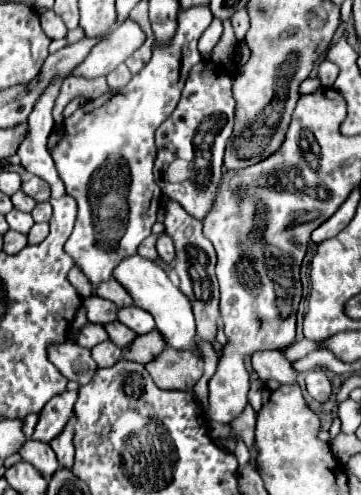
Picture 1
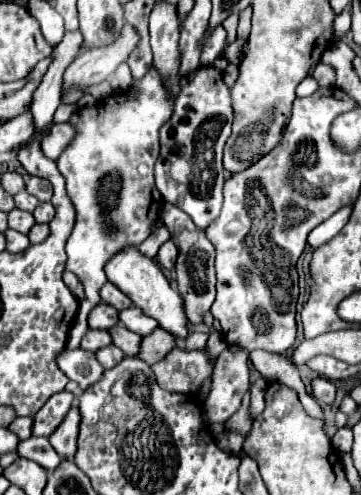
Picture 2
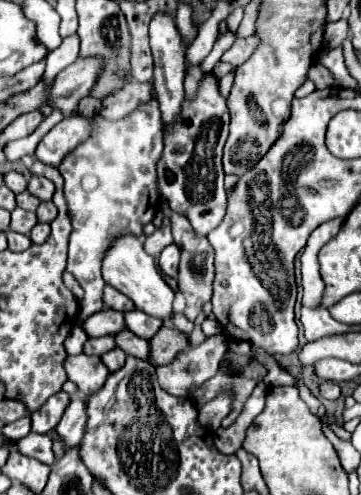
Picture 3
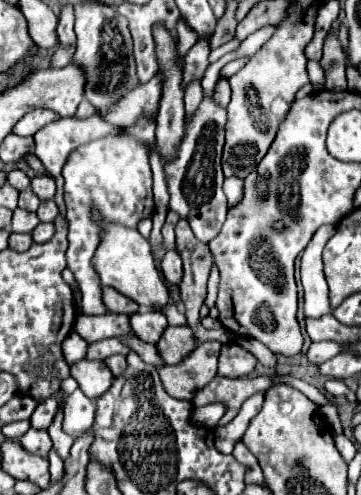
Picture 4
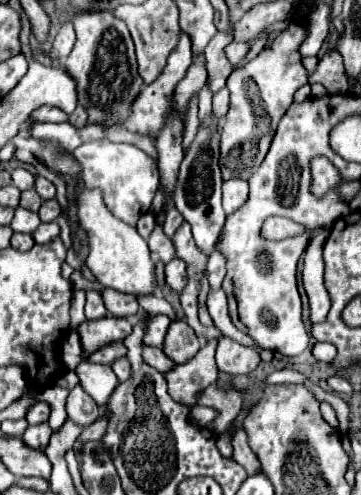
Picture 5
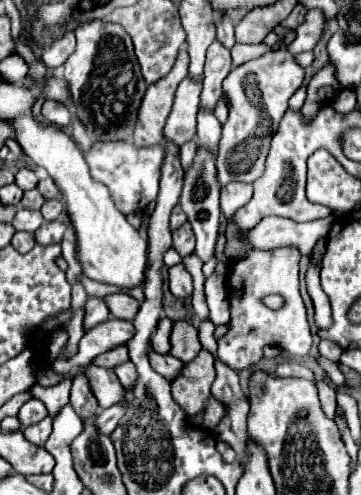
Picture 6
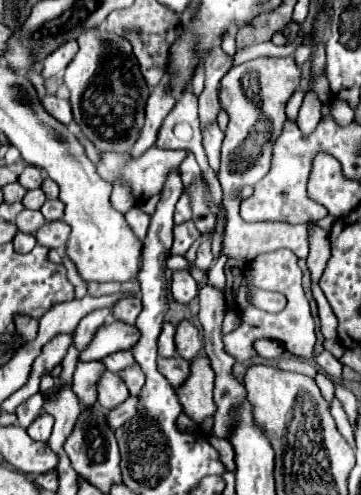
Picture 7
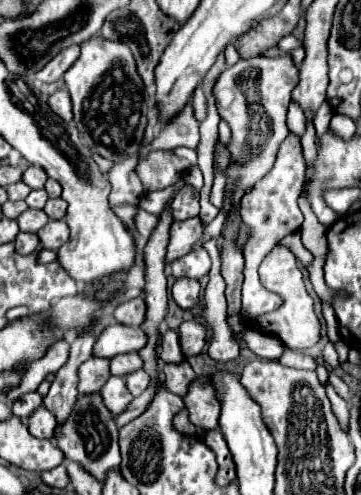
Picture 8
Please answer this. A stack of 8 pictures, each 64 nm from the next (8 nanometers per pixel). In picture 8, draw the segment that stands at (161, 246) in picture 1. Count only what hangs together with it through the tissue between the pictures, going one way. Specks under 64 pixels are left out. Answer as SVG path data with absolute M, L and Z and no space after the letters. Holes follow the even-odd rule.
M176 280L172 288L176 304L184 310L192 310L200 304L200 284L198 280Z

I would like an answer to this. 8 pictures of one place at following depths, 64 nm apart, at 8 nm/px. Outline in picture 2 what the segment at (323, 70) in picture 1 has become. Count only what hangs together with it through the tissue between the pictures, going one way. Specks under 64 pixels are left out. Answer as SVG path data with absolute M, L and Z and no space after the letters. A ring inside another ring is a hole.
M318 64L312 72L312 78L320 84L320 86L334 86L334 80L336 80L336 74L330 66L326 64Z

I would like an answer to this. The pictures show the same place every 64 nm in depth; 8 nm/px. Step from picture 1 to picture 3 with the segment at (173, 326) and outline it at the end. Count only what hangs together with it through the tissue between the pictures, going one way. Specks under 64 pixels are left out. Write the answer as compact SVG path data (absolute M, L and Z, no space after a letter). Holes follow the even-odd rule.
M134 234L116 236L110 244L110 250L106 250L106 254L102 258L102 278L108 286L114 286L118 292L126 294L136 304L136 308L140 308L142 312L156 316L156 318L162 318L164 322L170 320L174 292L164 282L162 274L158 272L154 258L144 252L144 240L142 238L138 238Z

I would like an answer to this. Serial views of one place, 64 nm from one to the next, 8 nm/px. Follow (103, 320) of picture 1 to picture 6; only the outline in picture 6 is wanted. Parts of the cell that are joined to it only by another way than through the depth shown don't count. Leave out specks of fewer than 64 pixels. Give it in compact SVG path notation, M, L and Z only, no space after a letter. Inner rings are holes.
M110 318L104 324L98 324L96 328L92 328L92 332L84 334L80 340L80 350L72 360L58 360L58 364L54 364L52 368L58 374L66 374L66 372L76 372L76 368L80 364L90 364L96 356L124 346L128 340L132 340L132 336L136 334L132 322L124 322L124 320L116 320Z

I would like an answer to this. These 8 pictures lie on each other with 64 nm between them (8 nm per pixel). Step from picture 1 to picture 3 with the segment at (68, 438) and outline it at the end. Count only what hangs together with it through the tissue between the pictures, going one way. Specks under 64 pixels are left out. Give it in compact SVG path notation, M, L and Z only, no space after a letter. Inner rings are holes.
M72 396L60 424L56 426L58 434L62 436L62 440L68 444L68 446L76 446L82 442L82 436L84 436L84 428L86 428L86 422L88 422L88 414L86 414L86 400L84 398L78 398L78 396Z

